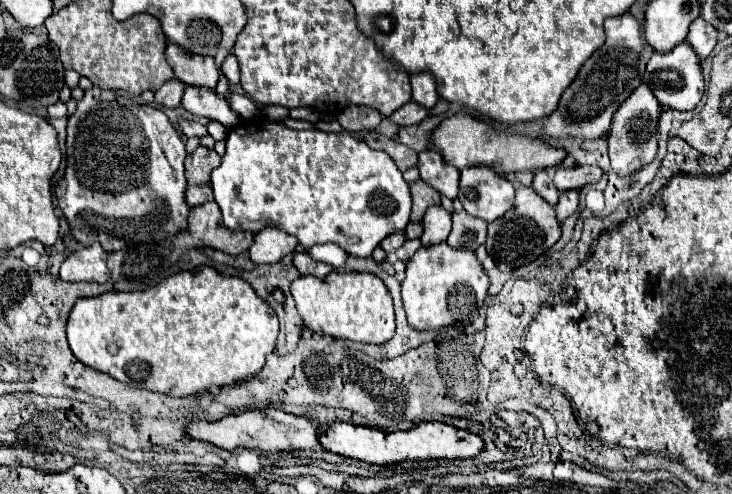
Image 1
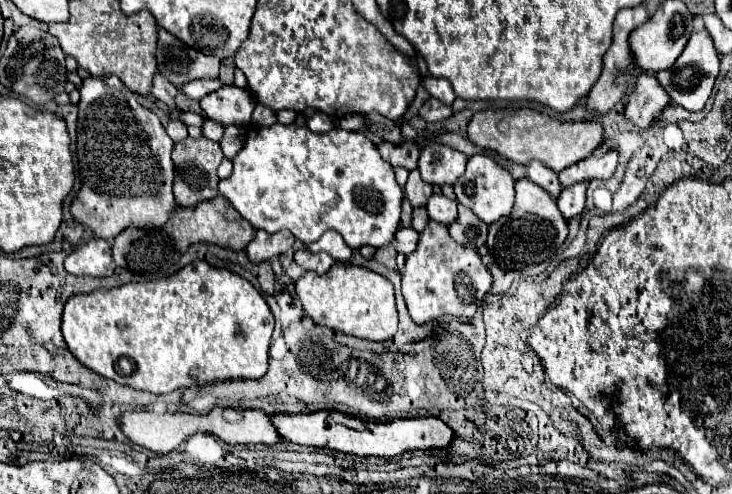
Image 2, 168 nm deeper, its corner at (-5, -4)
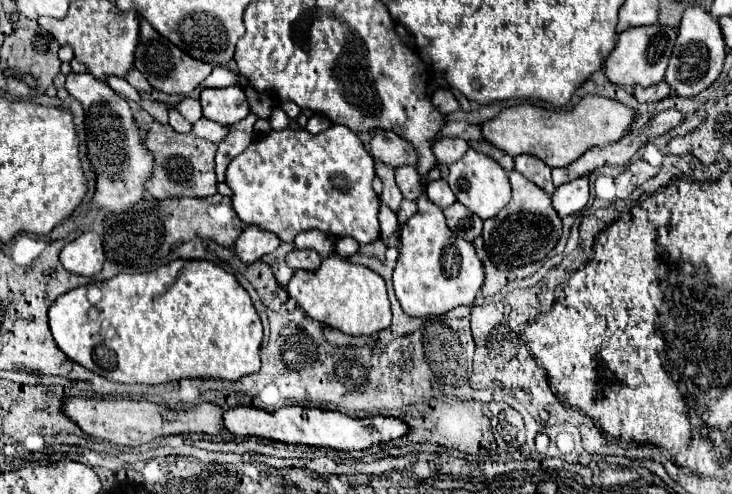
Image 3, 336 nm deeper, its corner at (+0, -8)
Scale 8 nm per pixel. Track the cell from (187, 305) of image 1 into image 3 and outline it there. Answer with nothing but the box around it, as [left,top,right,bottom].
[49,260,263,386]

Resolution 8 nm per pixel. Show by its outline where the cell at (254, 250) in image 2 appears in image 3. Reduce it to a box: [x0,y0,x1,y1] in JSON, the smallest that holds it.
[235,228,281,264]

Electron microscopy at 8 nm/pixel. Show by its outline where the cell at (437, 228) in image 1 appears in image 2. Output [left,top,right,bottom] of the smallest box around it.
[426,194,456,226]

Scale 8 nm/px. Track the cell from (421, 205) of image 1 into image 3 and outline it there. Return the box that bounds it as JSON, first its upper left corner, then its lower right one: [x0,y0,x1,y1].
[395,166,423,200]

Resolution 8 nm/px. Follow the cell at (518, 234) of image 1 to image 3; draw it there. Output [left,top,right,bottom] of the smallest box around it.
[483,170,563,270]

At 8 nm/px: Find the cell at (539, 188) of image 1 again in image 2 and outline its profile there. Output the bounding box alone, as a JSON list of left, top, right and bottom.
[526,160,562,198]

